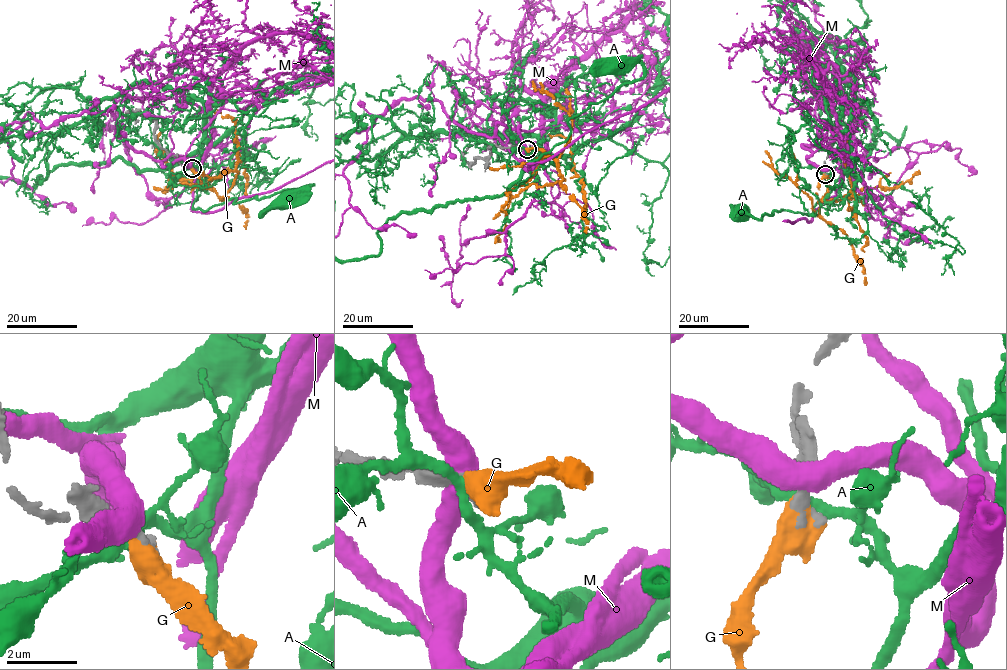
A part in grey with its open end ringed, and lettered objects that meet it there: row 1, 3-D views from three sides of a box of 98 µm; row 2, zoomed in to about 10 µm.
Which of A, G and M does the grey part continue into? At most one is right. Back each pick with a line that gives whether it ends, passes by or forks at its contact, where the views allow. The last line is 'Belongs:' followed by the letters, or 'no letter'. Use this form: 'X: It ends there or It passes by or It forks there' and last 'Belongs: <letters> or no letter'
G: It ends there
Belongs: G

